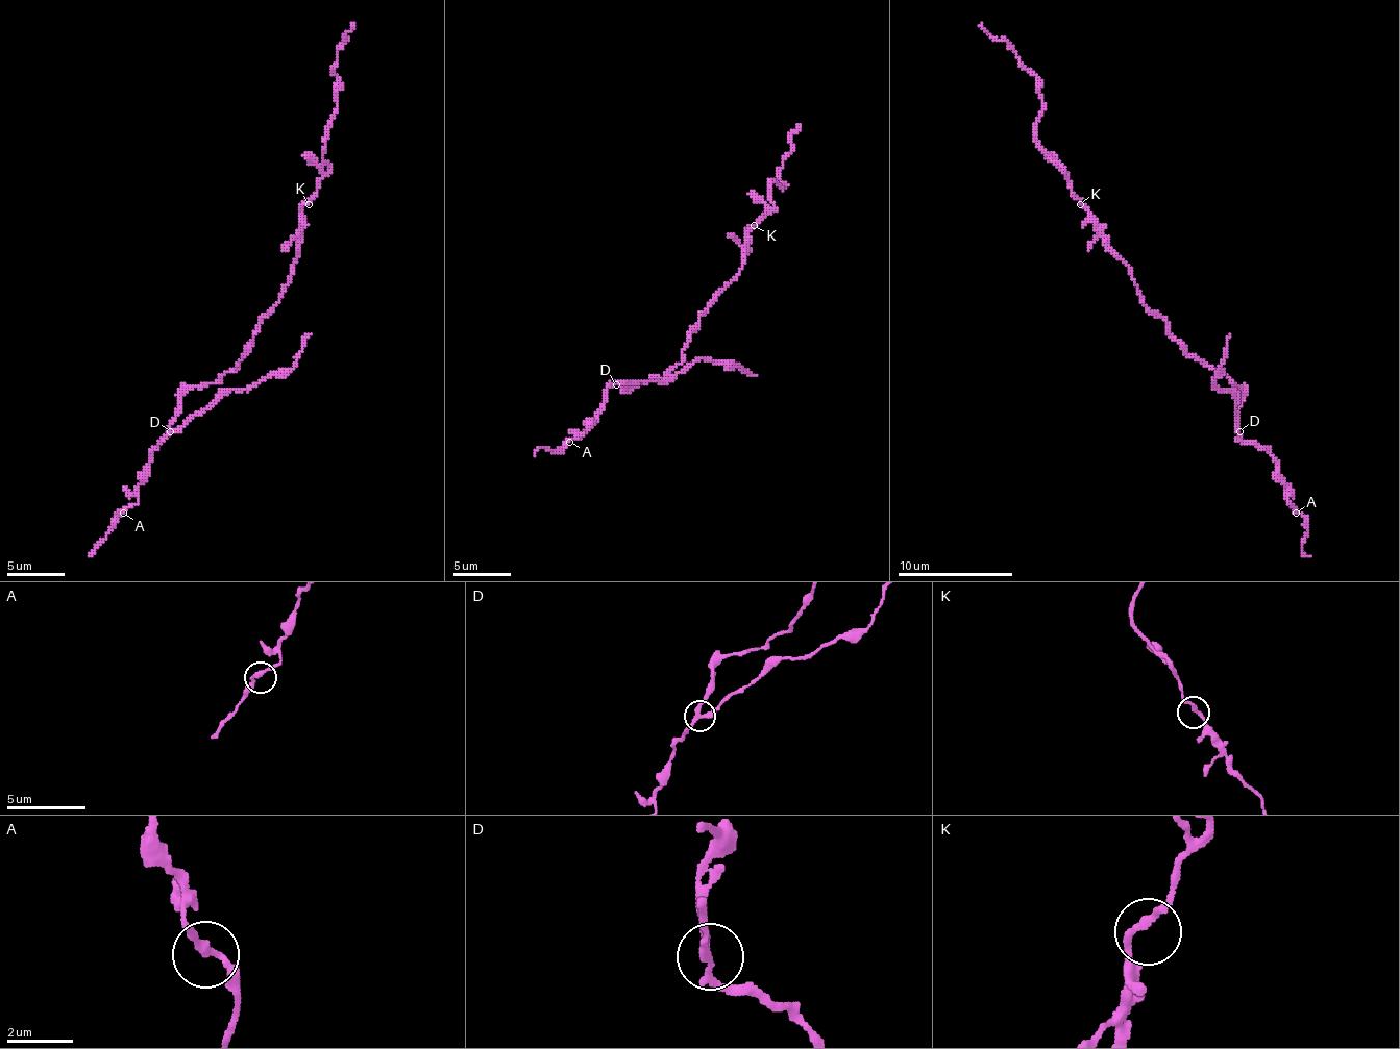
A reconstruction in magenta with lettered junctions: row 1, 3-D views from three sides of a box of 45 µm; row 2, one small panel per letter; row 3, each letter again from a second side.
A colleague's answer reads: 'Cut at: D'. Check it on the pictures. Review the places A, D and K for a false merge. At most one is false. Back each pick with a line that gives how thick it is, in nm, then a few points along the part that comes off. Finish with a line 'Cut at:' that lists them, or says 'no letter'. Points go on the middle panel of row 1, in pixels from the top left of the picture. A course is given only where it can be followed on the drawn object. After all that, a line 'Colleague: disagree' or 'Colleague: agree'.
D: 200 nm | (615, 383), (667, 381), (702, 358), (731, 360), (757, 375)
Cut at: D
Colleague: agree

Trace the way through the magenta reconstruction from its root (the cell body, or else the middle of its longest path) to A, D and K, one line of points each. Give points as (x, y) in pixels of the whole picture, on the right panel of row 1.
A: (1157, 317), (1189, 354), (1219, 369), (1242, 392), (1238, 435), (1256, 441), (1273, 458), (1276, 478), (1296, 513)
D: (1157, 317), (1167, 323), (1167, 331), (1189, 354), (1219, 369), (1242, 392), (1235, 418), (1238, 432)
K: (1157, 317), (1144, 302), (1132, 279), (1132, 268), (1108, 245), (1103, 227), (1080, 204)

